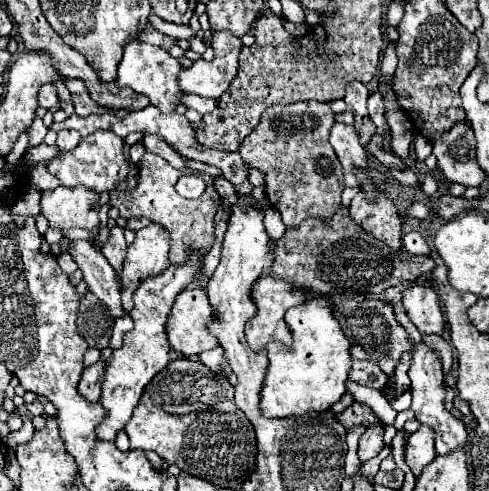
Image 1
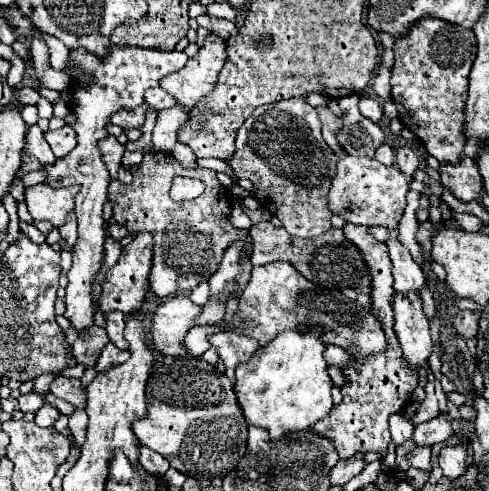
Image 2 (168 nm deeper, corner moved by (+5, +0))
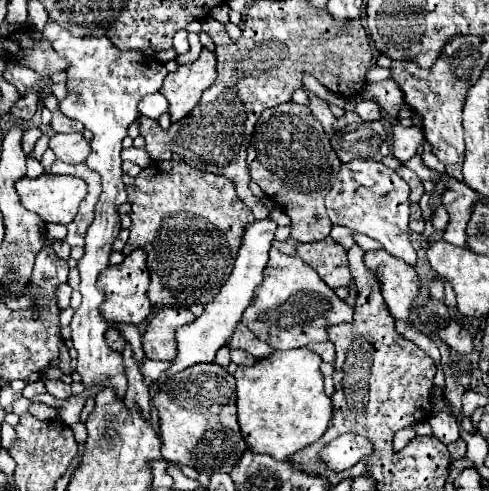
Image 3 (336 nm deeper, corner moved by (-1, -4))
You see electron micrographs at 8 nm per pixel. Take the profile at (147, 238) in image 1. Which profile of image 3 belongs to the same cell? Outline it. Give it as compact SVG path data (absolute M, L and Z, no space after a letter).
M136 249L130 255L126 255L126 259L120 265L110 265L108 269L104 269L100 273L98 283L100 283L100 289L106 293L106 301L100 307L100 311L108 321L124 321L124 323L140 325L150 315L152 311L152 303L148 303L150 275L148 275L144 251Z

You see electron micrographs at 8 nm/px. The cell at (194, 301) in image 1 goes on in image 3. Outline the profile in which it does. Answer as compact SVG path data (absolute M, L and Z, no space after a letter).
M164 307L148 323L142 337L142 347L148 359L172 361L176 359L176 329L192 323L196 315L184 307Z

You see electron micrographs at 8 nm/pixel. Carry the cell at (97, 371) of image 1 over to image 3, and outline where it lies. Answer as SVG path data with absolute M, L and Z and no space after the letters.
M56 379L56 381L46 381L46 391L48 391L50 395L54 395L56 399L68 399L68 397L72 395L70 385L66 385L66 383L60 381L60 379Z

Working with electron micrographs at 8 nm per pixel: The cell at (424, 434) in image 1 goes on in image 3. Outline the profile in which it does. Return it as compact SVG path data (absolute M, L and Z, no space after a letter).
M432 413L428 423L432 425L434 437L438 437L444 445L450 445L452 441L456 441L460 437L460 427L458 427L456 419L446 413Z

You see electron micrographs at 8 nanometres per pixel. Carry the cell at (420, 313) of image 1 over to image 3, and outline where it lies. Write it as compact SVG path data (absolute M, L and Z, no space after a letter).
M354 159L352 163L344 163L340 167L340 173L334 179L332 189L326 195L326 209L328 209L328 217L334 225L350 227L358 233L364 233L364 235L380 241L382 247L392 257L404 259L404 263L408 263L410 267L416 267L416 249L410 243L410 229L408 229L408 221L410 221L410 187L406 185L406 181L396 171L392 171L384 163L374 161L374 159Z

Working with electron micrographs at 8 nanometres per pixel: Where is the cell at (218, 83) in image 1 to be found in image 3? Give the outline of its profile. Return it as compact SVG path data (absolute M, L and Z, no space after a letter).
M202 49L200 57L190 65L180 65L174 73L168 73L160 93L170 103L170 117L172 121L180 121L188 115L196 103L200 101L202 93L216 81L216 53L210 49Z

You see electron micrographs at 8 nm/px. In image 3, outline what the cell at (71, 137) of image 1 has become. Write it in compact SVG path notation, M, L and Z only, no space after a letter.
M56 133L50 137L50 149L54 151L56 159L74 165L84 163L90 153L90 145L82 133Z

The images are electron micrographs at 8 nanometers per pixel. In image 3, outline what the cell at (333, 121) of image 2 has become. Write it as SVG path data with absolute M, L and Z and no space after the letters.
M308 93L308 95L310 95L310 109L312 109L314 117L322 123L324 131L326 131L328 135L332 135L332 125L334 125L334 121L336 121L336 117L332 115L332 111L330 111L328 103L326 103L326 101L322 101L320 97L316 97L314 93Z

